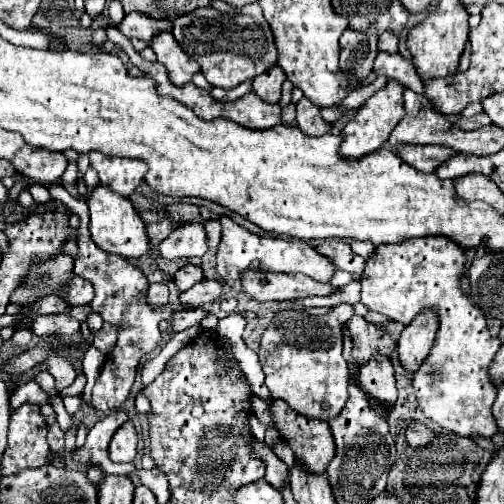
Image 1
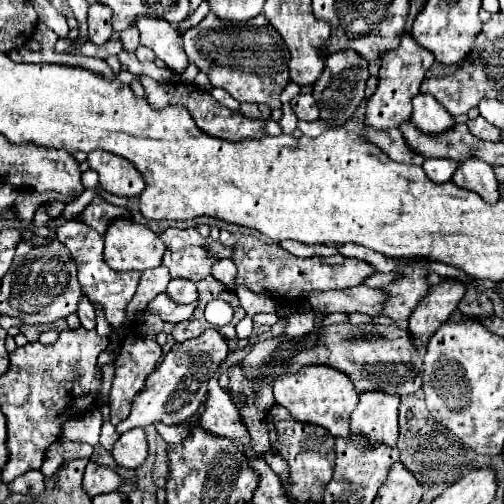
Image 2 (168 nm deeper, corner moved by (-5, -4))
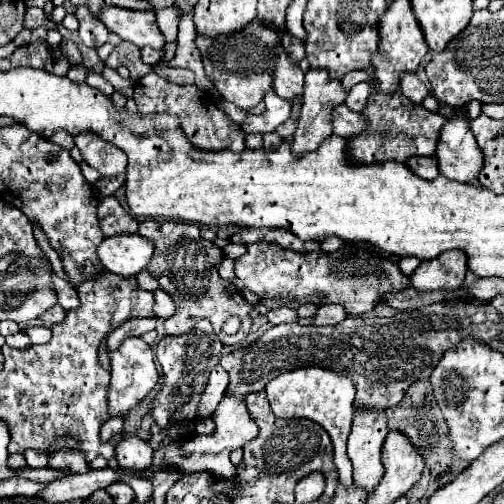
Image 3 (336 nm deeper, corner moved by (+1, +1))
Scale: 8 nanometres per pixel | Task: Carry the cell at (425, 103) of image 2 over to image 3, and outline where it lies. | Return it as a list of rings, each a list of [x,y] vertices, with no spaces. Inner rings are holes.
[[[401,75],[401,93],[413,103],[421,105],[423,99],[429,95],[429,89],[425,83],[419,81],[417,75]]]

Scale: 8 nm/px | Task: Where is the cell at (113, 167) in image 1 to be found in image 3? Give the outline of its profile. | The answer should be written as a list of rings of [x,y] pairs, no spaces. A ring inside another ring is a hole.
[[[77,135],[75,145],[79,147],[83,161],[97,169],[103,177],[117,177],[125,173],[127,159],[125,153],[119,151],[119,147],[113,147],[111,143],[105,143],[103,139],[97,139],[97,135]]]

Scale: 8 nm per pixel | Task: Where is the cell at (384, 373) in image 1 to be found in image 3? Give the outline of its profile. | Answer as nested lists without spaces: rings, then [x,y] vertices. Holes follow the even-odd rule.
[[[361,407],[353,417],[351,435],[347,441],[347,455],[353,463],[353,481],[371,491],[383,473],[381,449],[387,439],[387,411]]]

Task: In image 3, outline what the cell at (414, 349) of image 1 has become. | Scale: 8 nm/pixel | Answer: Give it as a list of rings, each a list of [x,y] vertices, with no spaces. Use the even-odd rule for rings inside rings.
[[[445,251],[445,255],[429,259],[429,263],[421,263],[411,275],[411,285],[419,293],[433,289],[455,291],[463,285],[465,273],[465,255],[461,255],[461,251]]]

